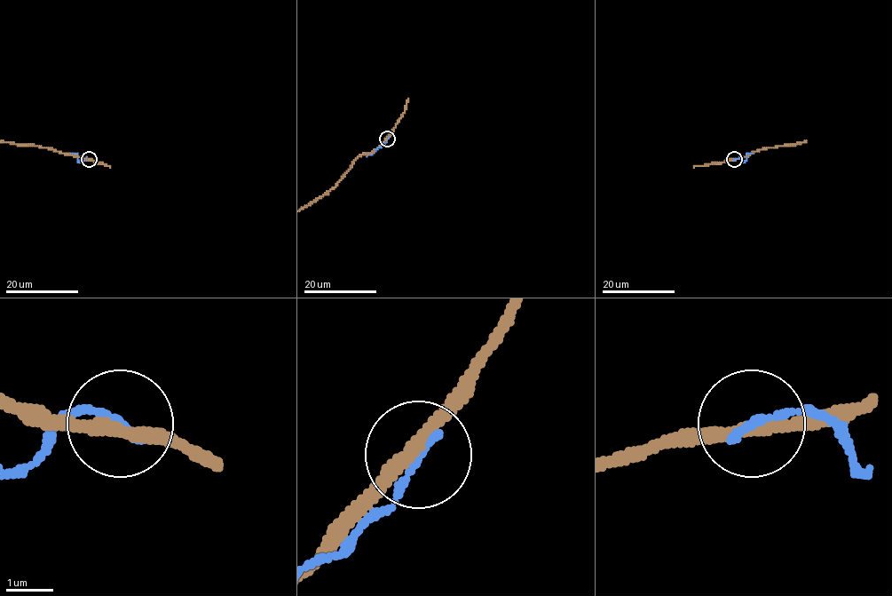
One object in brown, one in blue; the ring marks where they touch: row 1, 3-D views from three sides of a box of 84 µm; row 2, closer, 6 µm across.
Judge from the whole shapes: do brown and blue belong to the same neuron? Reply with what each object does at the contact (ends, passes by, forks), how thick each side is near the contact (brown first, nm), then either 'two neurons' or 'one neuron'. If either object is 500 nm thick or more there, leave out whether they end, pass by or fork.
brown passes by; blue ends there; 280 nm thick on the brown side, 220 nm on the other; two neurons

